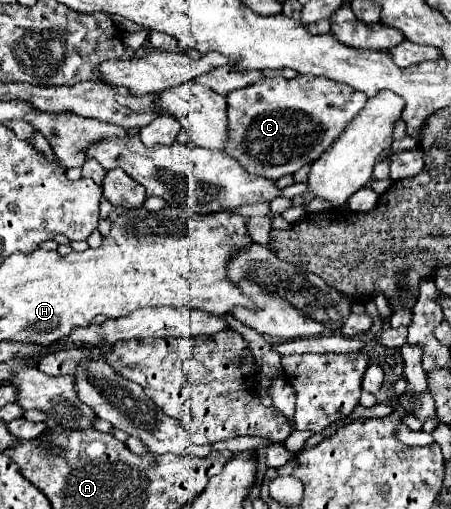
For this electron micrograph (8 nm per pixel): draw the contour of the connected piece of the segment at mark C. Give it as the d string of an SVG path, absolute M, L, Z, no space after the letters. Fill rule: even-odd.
M297 75L295 79L263 79L227 95L229 125L223 151L237 159L247 173L277 181L283 175L315 163L359 111L365 109L367 101L365 93L323 77Z

